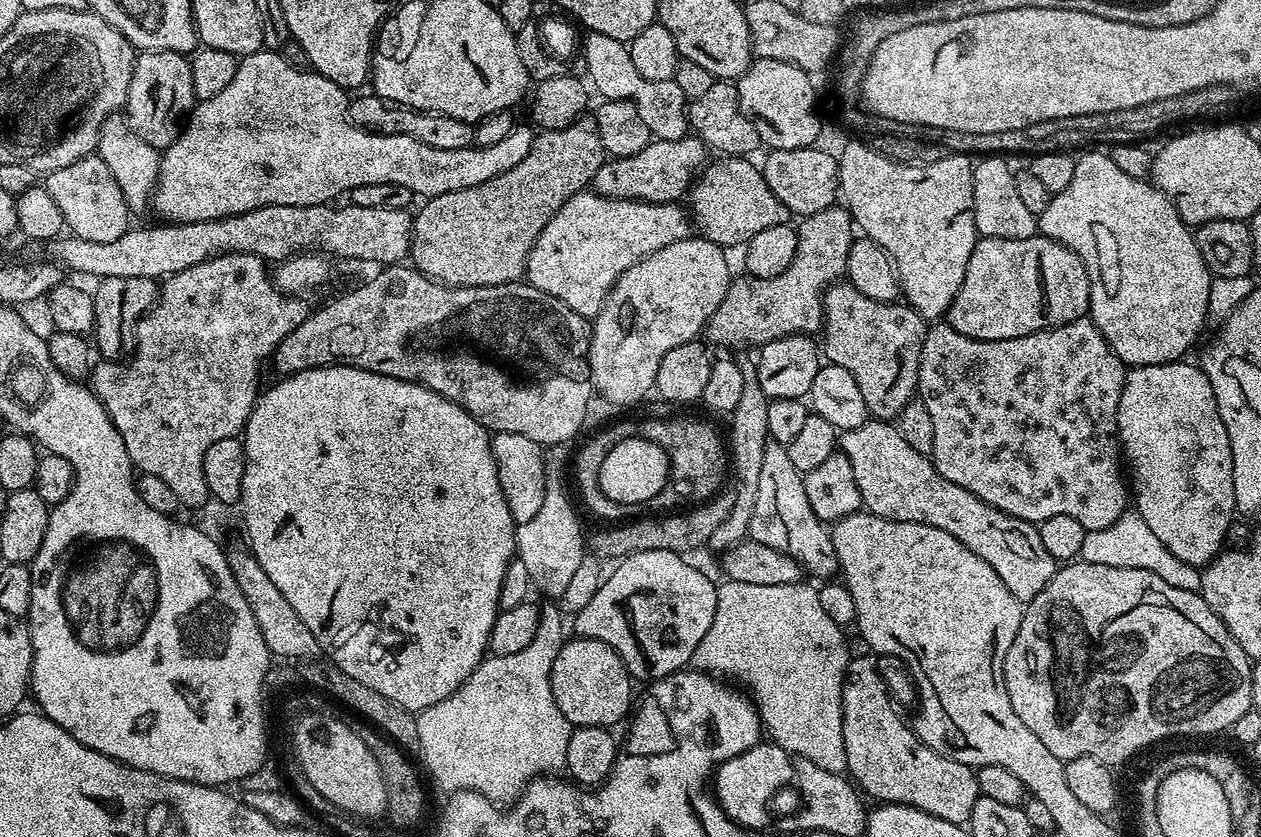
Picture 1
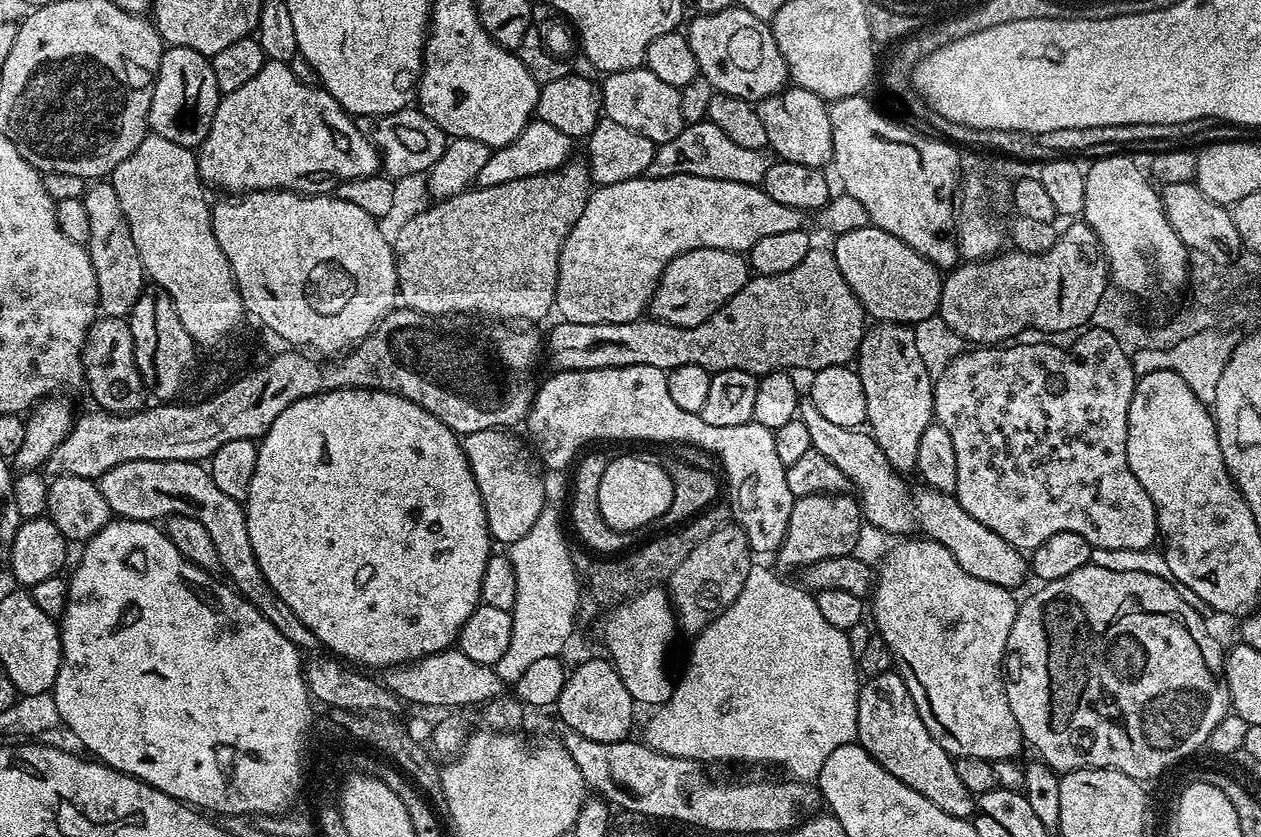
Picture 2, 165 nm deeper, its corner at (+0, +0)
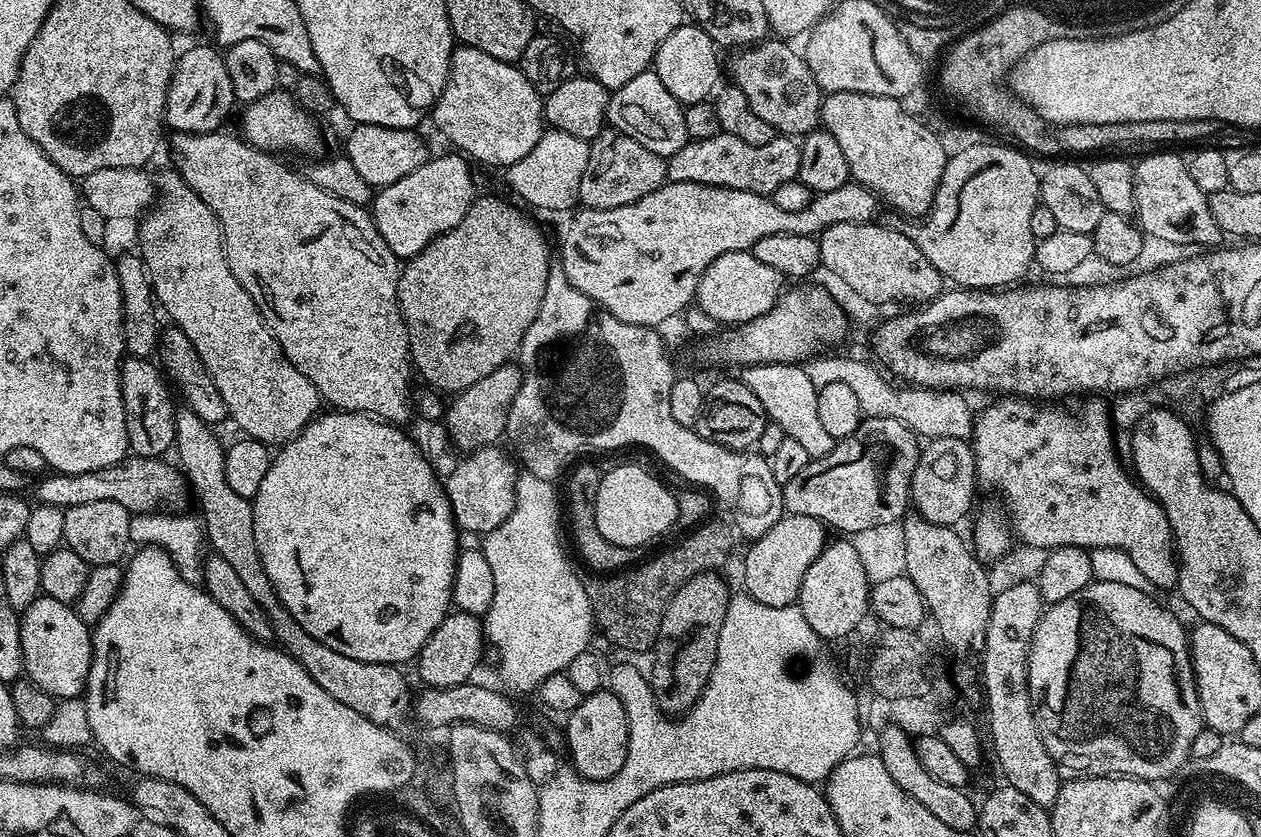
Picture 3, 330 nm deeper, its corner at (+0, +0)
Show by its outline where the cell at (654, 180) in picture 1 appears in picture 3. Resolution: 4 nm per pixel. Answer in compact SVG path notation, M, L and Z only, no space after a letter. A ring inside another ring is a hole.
M719 132L714 138L689 140L678 154L667 157L668 180L698 182L706 186L722 186L734 190L750 190L750 194L771 196L778 186L797 179L800 174L800 146L793 137L777 134L766 146L750 146L734 134Z

